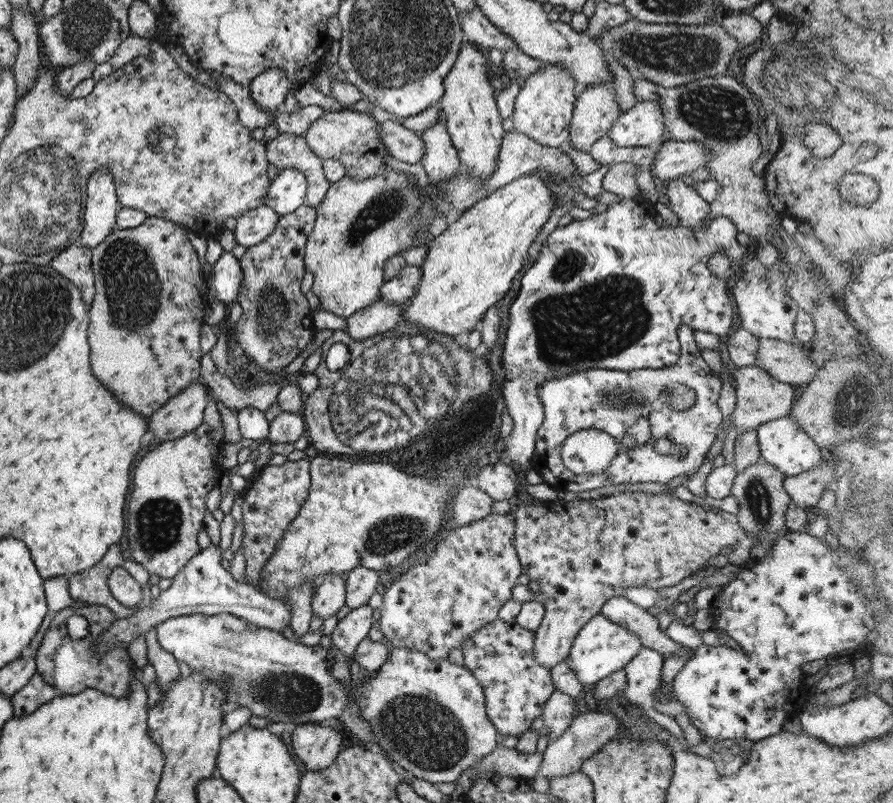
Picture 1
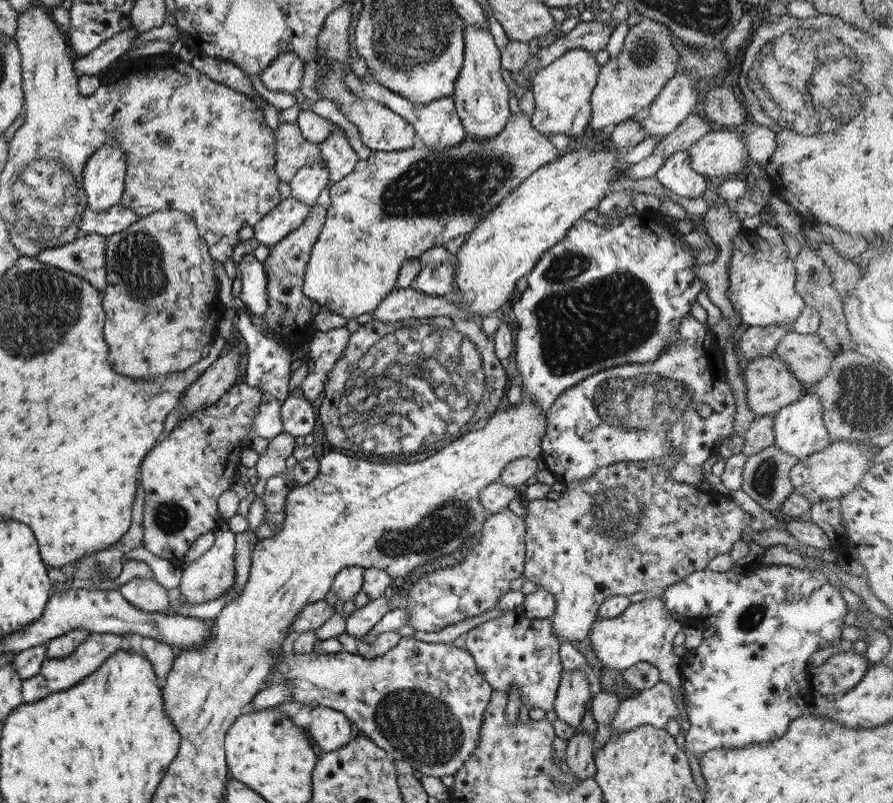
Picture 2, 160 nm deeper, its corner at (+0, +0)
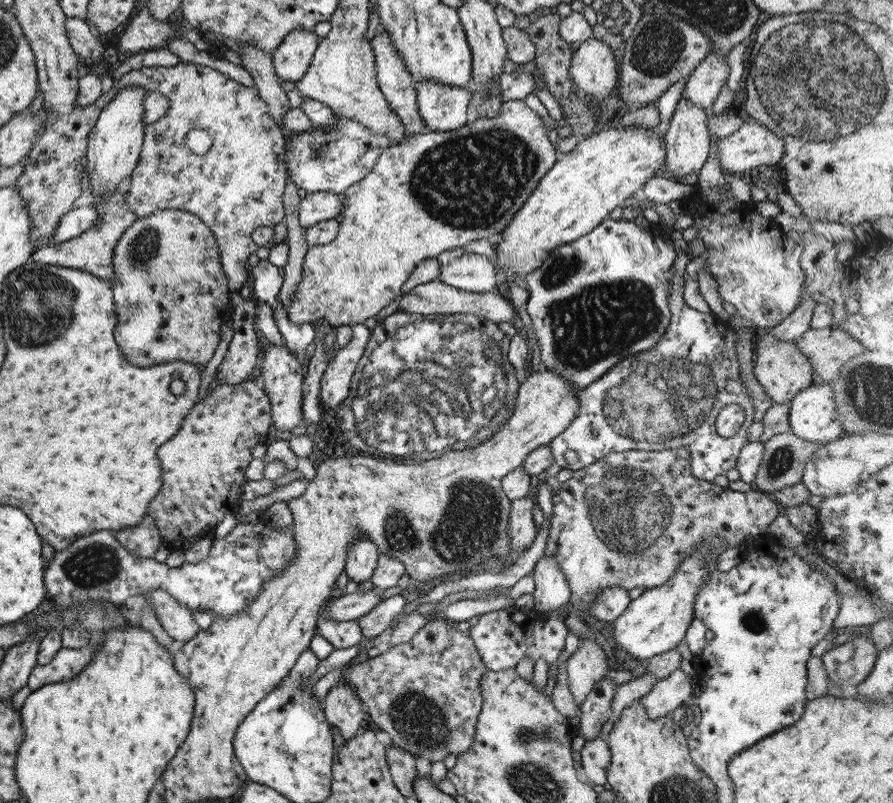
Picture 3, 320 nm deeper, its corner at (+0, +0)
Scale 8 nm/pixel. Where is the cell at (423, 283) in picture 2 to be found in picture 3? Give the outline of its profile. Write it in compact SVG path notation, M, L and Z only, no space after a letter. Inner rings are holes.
M463 253L443 264L437 280L460 291L483 293L495 291L496 272L493 263L484 255Z

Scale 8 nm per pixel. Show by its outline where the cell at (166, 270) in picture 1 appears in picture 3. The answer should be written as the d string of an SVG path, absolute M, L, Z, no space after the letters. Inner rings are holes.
M169 209L155 211L149 214L149 216L135 219L135 222L123 232L114 246L112 267L113 276L111 290L114 311L116 314L116 323L113 327L113 338L115 338L117 346L121 348L121 352L125 354L125 358L131 362L131 366L147 368L147 366L177 362L177 360L204 365L211 360L211 357L219 344L219 326L221 326L221 322L229 316L229 311L231 311L230 298L227 279L220 263L216 238L213 236L209 228L199 220L198 216L191 214L190 212Z

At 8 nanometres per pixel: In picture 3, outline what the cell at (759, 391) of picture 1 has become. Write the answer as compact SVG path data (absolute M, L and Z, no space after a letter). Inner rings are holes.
M759 332L754 338L755 360L753 360L753 376L762 386L763 391L774 404L785 404L795 394L811 385L811 366L807 358L799 352L795 341L779 342L769 333Z

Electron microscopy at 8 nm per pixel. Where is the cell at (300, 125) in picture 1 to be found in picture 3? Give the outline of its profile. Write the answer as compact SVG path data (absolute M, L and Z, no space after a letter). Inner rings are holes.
M419 81L416 90L416 111L423 124L431 131L450 131L467 122L467 103L470 92L465 87L454 87L433 81Z

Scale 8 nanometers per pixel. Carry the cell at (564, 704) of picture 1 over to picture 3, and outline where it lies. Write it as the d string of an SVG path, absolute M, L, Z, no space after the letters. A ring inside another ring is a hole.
M579 639L577 649L566 660L565 666L569 690L577 706L608 669L602 646L592 639Z

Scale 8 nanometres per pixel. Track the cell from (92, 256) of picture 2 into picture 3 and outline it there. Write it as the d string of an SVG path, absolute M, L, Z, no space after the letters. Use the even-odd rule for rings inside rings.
M125 177L103 201L94 200L93 205L98 212L98 219L85 232L75 238L65 240L59 244L47 244L31 253L30 260L33 263L53 265L56 267L70 268L98 276L100 279L112 281L113 267L112 256L114 246L119 237L135 222L138 216L129 210L126 205L126 196L130 177Z

